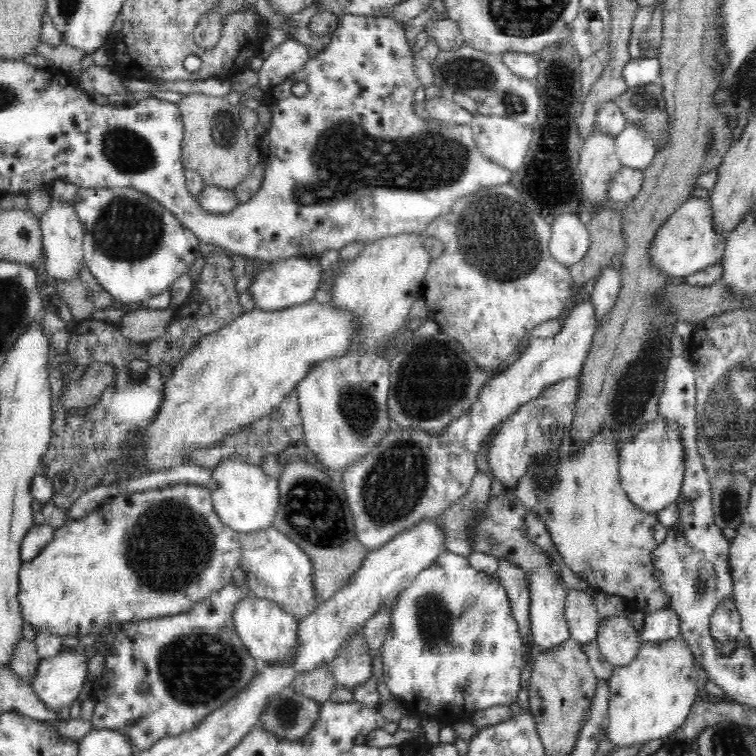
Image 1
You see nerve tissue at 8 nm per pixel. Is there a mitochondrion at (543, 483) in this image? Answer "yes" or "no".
yes

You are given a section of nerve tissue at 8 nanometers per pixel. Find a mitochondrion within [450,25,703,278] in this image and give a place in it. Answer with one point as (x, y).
(638, 98)

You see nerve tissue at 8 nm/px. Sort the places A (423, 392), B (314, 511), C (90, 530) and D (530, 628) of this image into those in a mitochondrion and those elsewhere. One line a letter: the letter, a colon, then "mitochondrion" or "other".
A: mitochondrion
B: mitochondrion
C: other
D: other

